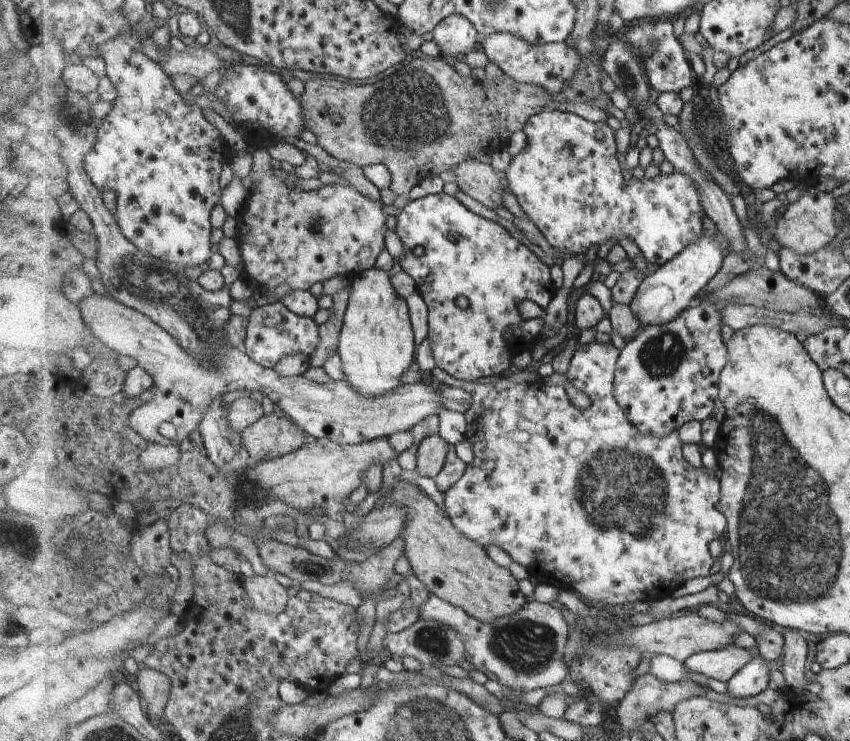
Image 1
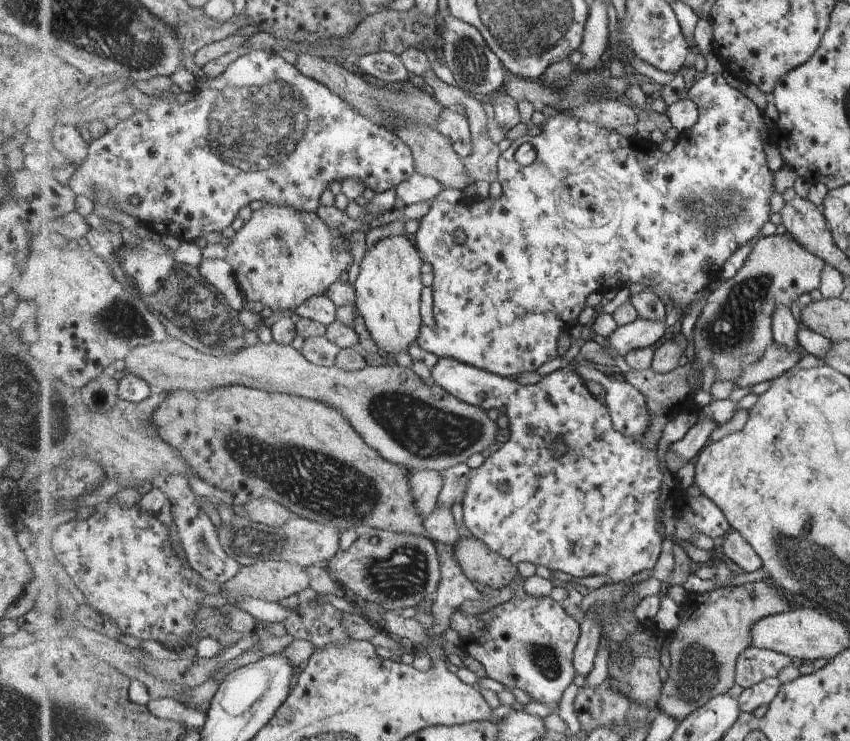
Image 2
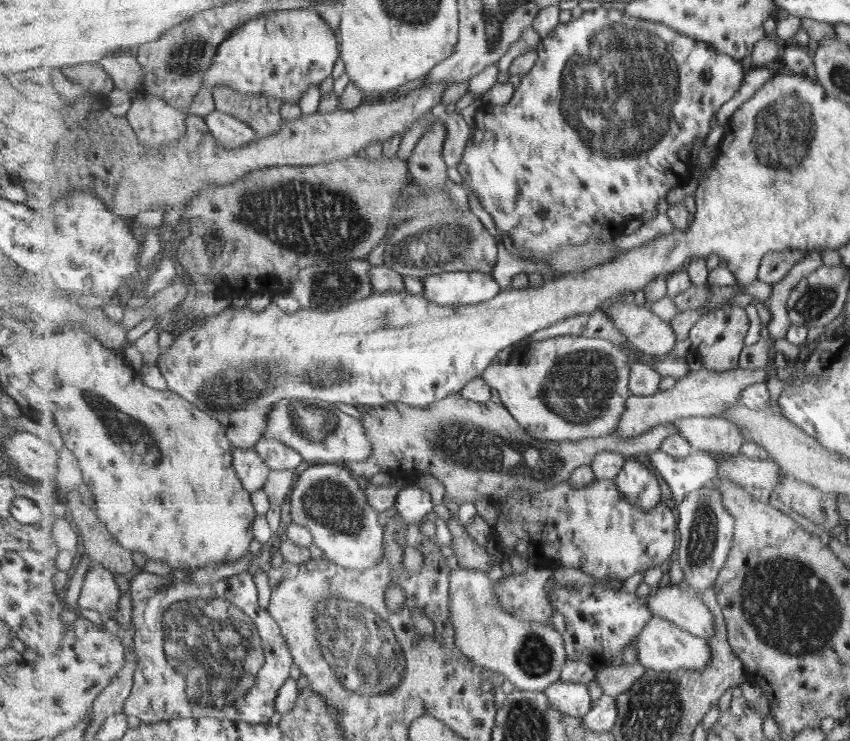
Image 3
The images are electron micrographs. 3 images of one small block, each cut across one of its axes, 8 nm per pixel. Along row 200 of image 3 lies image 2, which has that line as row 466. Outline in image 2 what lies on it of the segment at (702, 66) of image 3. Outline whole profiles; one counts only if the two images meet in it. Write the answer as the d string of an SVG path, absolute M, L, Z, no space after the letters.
M443 357L439 358L433 366L431 375L437 384L440 384L447 392L454 394L459 400L472 405L481 405L486 411L495 408L505 414L509 420L511 429L509 440L492 449L492 454L485 459L484 463L476 469L471 469L470 472L470 481L462 505L465 525L473 536L484 540L489 548L512 560L514 565L531 562L537 566L543 565L551 571L561 570L577 578L601 574L607 578L606 584L627 582L639 572L655 568L661 556L663 536L659 532L659 524L655 518L659 518L657 510L659 510L659 498L661 498L661 486L663 486L663 472L659 466L657 450L649 451L643 448L643 435L628 437L614 427L610 408L591 394L589 386L585 384L586 380L577 374L576 366L577 363L574 360L565 367L545 375L538 383L521 385L516 379L511 380L511 378L502 377L472 364L451 357Z

